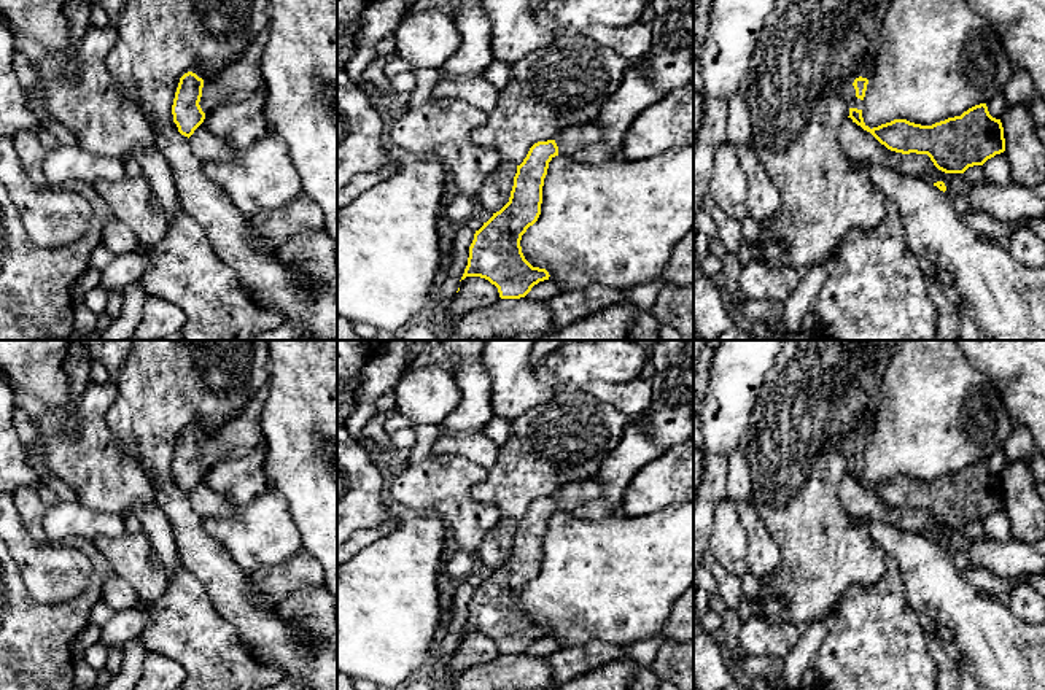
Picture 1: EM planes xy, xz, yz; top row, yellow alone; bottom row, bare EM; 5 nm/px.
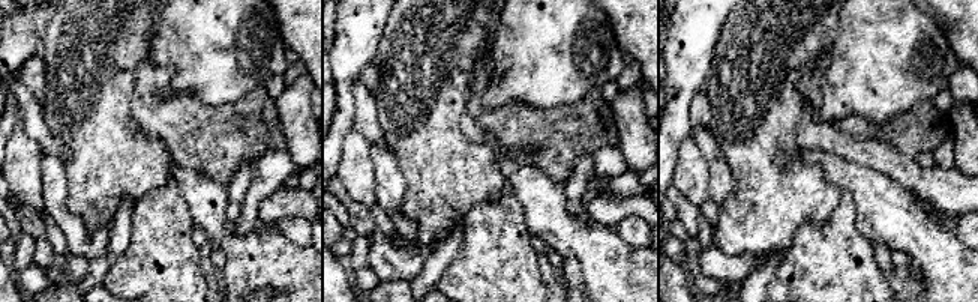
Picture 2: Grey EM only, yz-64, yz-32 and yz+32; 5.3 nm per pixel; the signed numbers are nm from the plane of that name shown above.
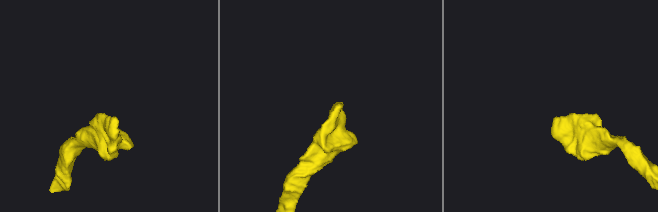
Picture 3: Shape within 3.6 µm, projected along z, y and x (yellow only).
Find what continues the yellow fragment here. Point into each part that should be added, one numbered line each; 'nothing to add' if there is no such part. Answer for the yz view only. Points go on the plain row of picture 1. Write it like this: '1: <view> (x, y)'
1: yz (851, 455)

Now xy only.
1: xy (242, 434)

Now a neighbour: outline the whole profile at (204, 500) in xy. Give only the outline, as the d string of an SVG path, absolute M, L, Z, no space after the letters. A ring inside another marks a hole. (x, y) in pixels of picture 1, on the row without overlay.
M256 448L239 459L218 461L188 494L191 507L202 518L226 517L254 498L275 491L264 464L264 448Z

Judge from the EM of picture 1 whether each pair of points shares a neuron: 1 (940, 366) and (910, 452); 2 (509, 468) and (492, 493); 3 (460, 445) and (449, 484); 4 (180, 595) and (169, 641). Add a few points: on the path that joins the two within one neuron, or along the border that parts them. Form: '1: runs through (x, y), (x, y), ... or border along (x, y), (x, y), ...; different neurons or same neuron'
1: runs through (932, 387), (932, 417), (918, 431); same neuron
2: runs through (509, 474), (498, 487); same neuron
3: border along (431, 453), (460, 453), (487, 471); different neurons
4: runs through (180, 606), (175, 611), (175, 630); same neuron

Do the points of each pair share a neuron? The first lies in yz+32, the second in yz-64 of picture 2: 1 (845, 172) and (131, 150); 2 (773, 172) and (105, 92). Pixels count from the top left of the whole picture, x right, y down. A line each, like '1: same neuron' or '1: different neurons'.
1: different neurons
2: same neuron

